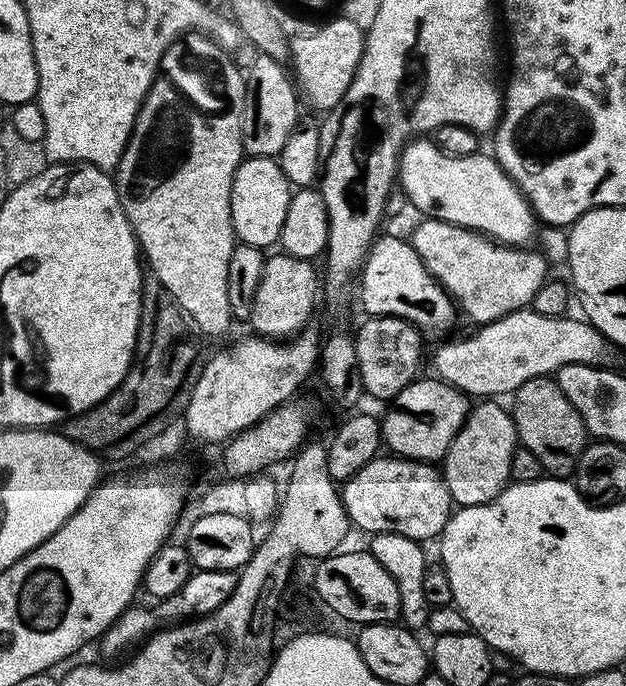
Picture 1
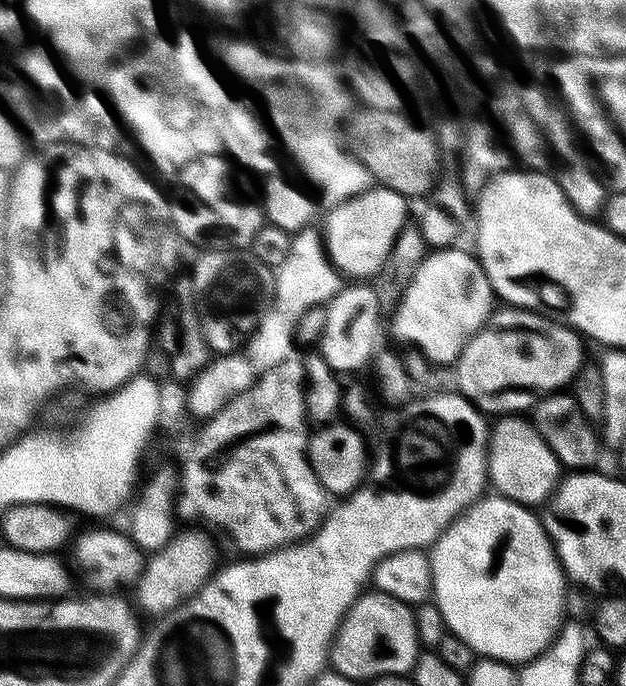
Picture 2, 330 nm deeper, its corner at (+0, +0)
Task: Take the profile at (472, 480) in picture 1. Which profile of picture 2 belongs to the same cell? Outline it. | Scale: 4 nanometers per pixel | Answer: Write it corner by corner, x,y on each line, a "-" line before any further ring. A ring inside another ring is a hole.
504,414
488,433
488,479
499,495
516,504
543,505
562,476
562,465
538,434
535,424
520,414

